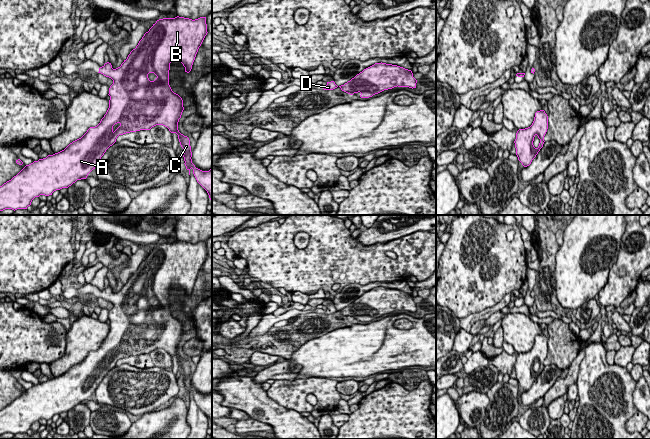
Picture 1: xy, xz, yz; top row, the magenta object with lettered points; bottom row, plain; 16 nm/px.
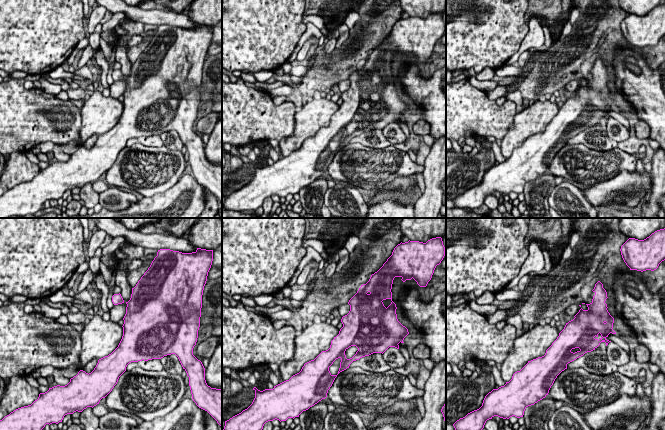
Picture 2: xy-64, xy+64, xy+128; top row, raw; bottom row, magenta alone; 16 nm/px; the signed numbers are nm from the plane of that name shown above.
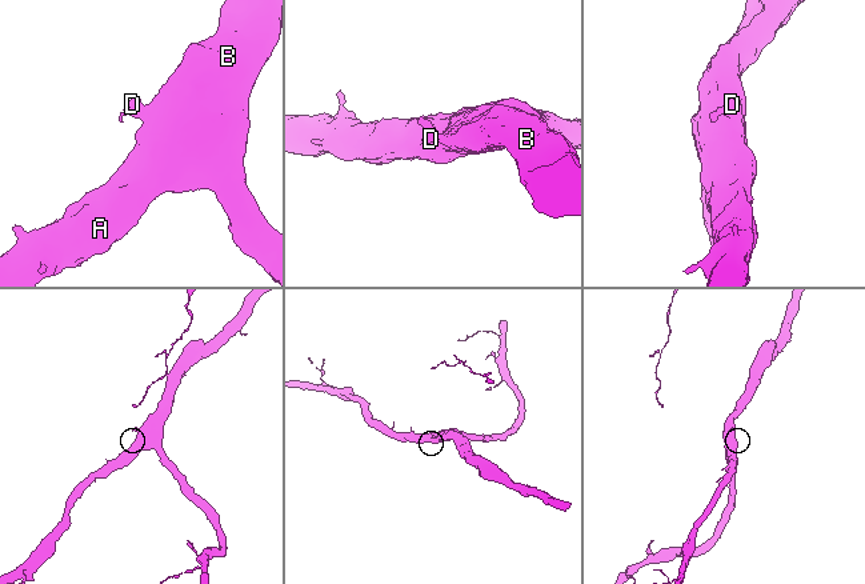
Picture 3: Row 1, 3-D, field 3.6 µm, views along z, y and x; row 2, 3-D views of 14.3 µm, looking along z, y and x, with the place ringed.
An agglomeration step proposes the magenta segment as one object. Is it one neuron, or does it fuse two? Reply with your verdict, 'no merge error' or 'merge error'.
no merge error

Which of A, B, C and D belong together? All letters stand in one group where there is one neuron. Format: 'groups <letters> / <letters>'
groups A B C D

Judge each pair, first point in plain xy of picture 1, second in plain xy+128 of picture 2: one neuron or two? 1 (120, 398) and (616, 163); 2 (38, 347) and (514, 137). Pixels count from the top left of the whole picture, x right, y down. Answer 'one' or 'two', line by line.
1: one
2: two

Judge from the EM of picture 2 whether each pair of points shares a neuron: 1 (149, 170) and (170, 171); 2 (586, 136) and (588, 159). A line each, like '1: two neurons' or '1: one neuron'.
1: one neuron
2: two neurons

